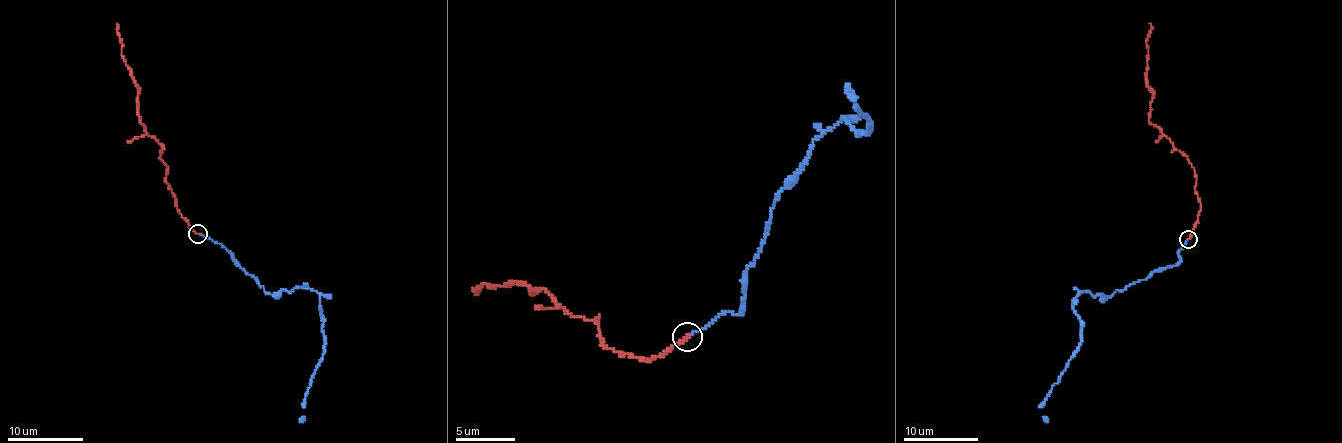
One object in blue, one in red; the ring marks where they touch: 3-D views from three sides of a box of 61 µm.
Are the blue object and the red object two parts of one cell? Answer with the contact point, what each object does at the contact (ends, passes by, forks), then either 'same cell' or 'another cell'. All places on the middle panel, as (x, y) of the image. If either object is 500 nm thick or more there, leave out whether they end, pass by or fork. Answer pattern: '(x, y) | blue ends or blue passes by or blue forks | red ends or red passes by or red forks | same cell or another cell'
(687, 336) | blue ends | red ends | same cell

